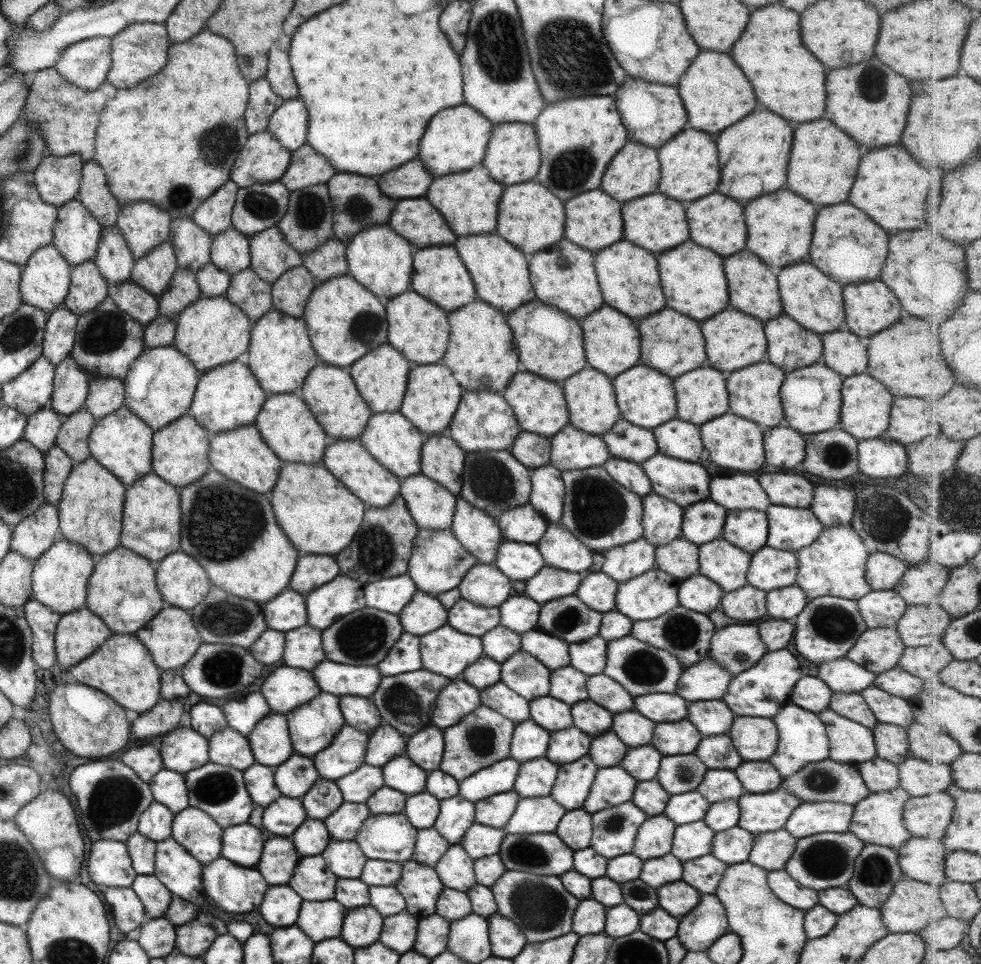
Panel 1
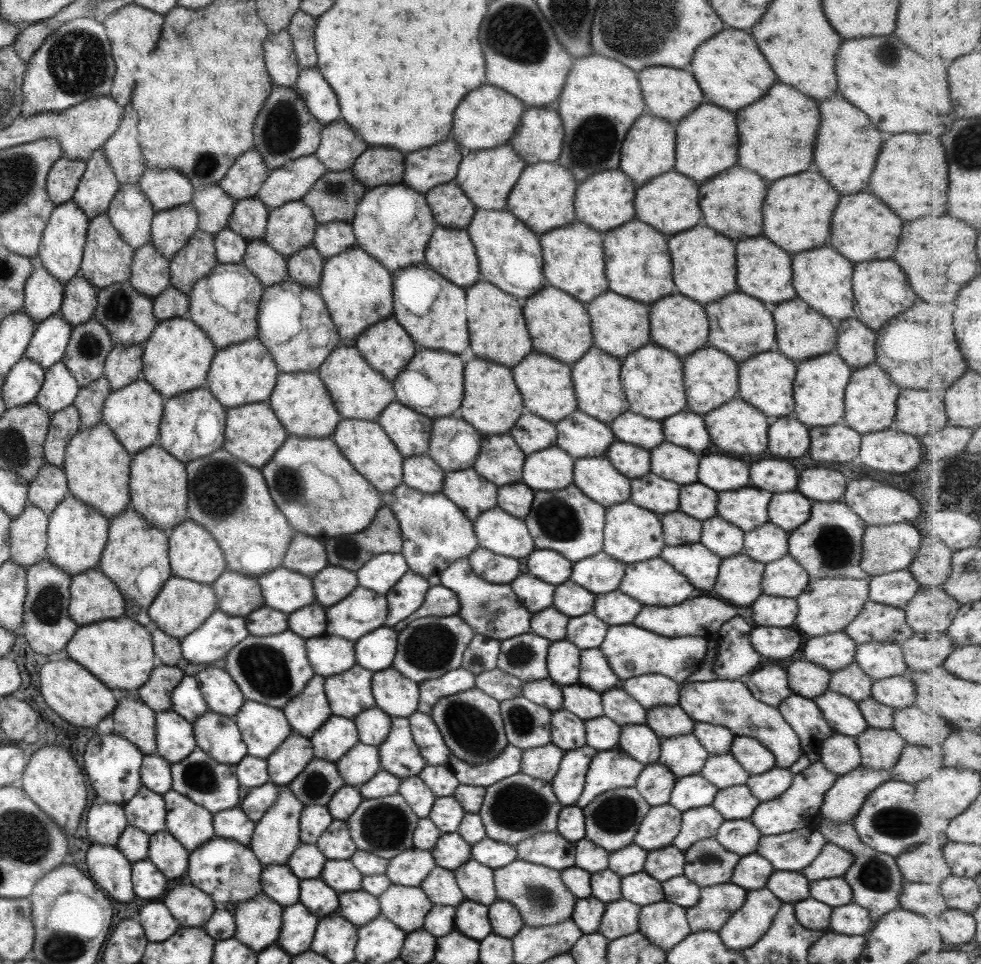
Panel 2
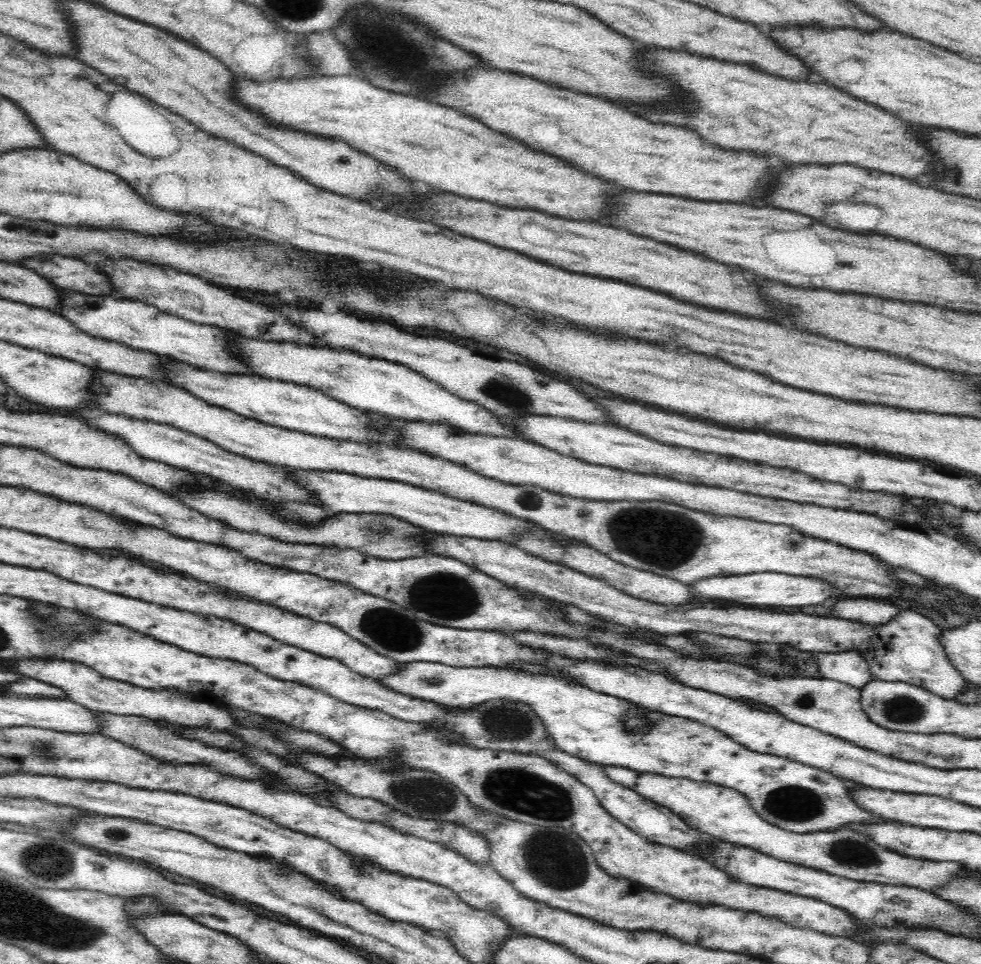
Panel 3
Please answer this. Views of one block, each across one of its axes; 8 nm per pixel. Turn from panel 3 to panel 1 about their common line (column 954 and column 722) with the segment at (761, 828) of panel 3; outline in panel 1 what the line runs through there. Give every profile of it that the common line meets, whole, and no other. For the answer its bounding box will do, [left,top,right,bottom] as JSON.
[681,855,727,895]

